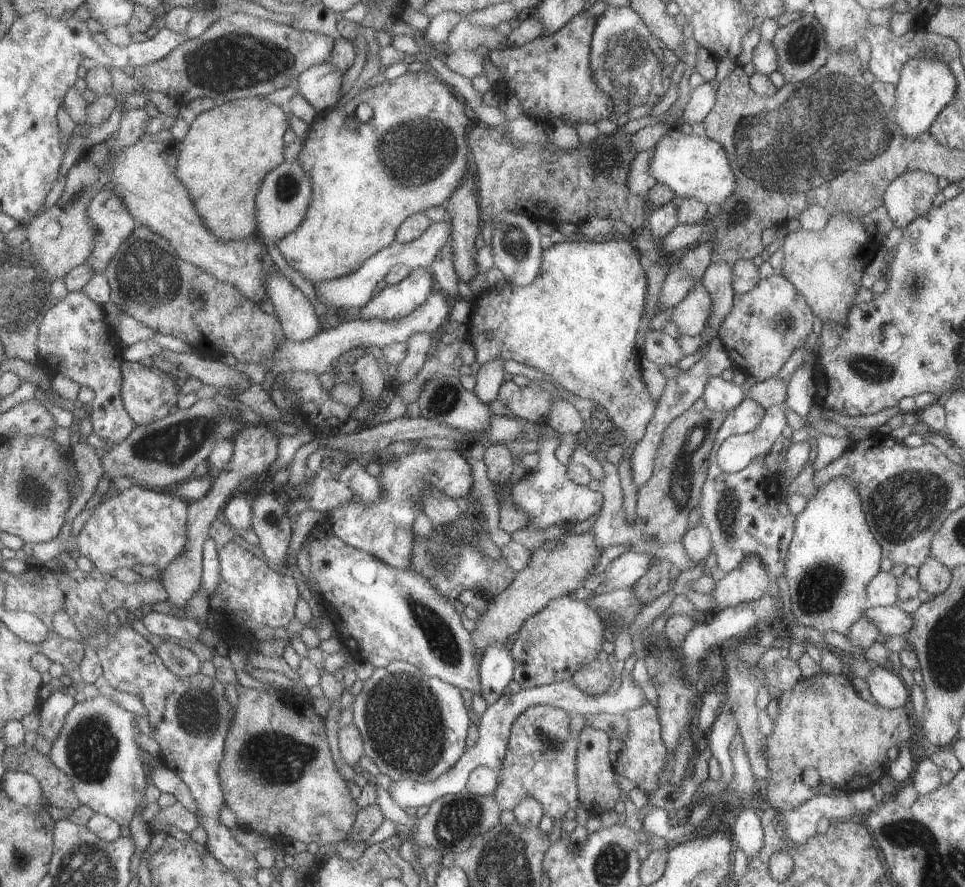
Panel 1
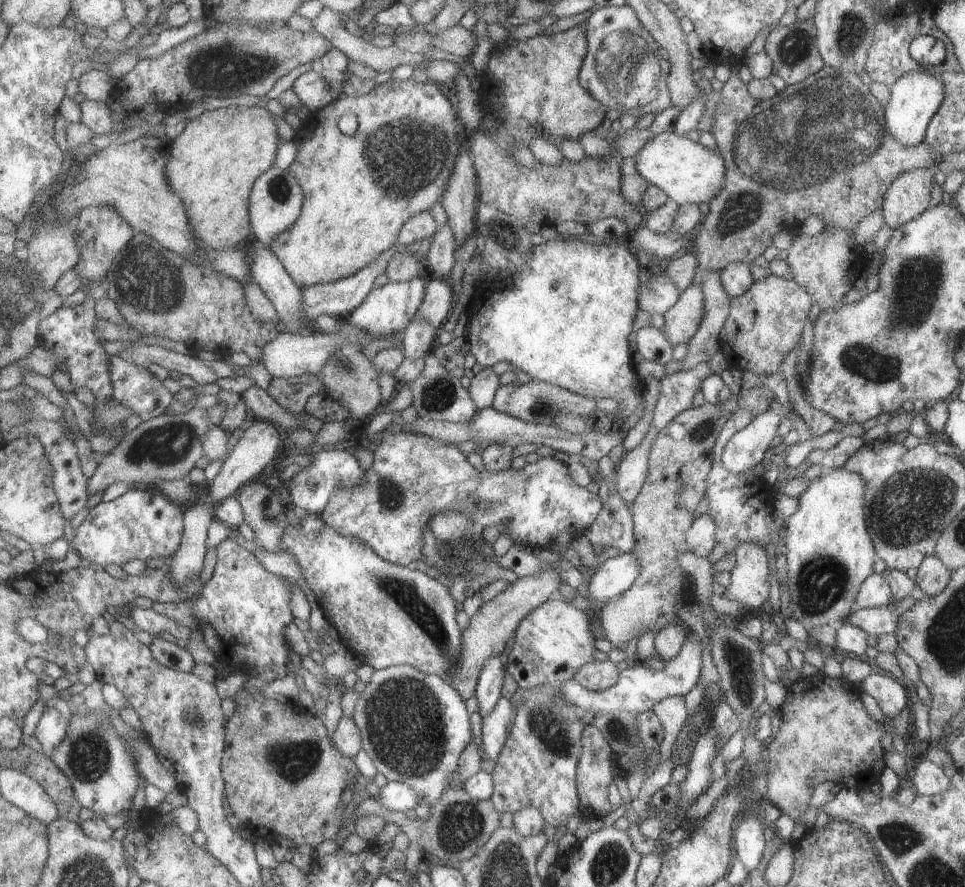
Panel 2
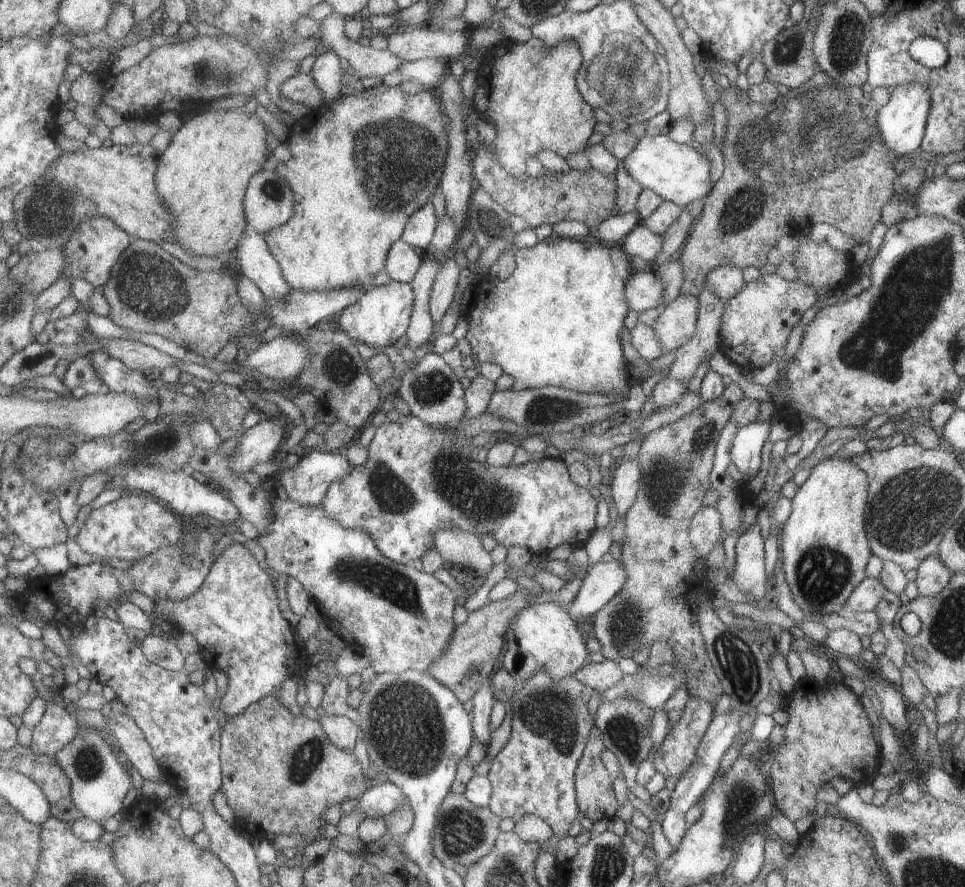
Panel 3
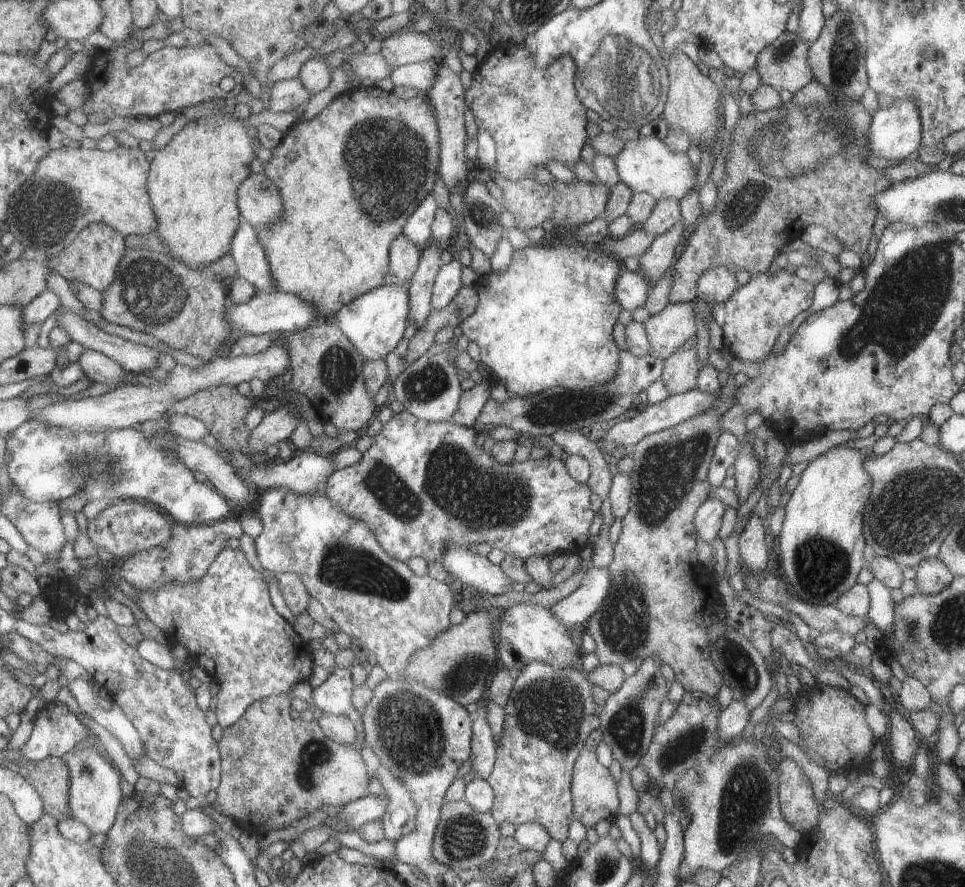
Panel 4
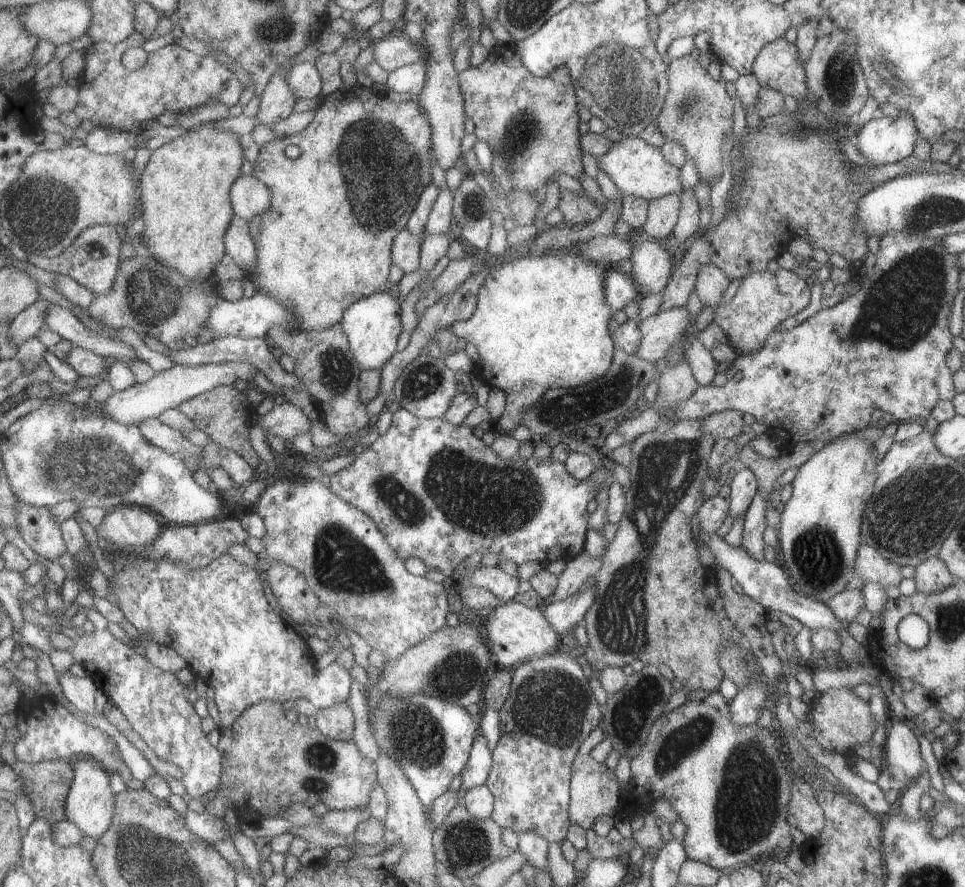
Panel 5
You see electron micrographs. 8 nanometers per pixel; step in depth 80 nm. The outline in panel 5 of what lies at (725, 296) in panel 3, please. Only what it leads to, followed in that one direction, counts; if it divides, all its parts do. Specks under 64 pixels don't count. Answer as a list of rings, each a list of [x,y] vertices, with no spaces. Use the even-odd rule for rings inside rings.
[[[701,265],[696,274],[695,292],[702,306],[712,306],[721,298],[730,280],[715,265]]]

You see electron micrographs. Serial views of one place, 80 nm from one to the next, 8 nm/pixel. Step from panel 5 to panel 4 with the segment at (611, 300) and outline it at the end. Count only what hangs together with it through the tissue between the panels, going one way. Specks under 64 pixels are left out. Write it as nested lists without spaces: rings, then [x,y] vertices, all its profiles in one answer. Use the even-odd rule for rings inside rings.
[[[623,269],[616,276],[612,295],[621,309],[630,312],[638,306],[643,306],[650,288],[651,284],[639,272]]]

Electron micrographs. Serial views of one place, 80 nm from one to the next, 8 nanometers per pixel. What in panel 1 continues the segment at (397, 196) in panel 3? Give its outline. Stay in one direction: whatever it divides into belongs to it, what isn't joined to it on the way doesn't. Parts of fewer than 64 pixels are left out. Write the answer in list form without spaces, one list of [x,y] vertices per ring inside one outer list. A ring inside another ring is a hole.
[[[419,70],[359,91],[345,105],[316,112],[308,127],[308,135],[296,154],[311,179],[311,202],[300,224],[276,244],[288,265],[312,284],[344,277],[355,272],[366,258],[389,246],[394,241],[397,227],[409,215],[443,205],[464,174],[472,171],[464,107],[461,97],[433,71]],[[360,102],[371,108],[372,116],[349,132],[341,124]]]

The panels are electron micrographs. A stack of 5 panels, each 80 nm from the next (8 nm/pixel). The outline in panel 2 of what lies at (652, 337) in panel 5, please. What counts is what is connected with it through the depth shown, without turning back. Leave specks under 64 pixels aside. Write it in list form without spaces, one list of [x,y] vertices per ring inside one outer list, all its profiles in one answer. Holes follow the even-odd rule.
[[[699,285],[684,288],[677,300],[662,314],[663,327],[660,331],[674,347],[686,343],[702,317],[702,292]]]

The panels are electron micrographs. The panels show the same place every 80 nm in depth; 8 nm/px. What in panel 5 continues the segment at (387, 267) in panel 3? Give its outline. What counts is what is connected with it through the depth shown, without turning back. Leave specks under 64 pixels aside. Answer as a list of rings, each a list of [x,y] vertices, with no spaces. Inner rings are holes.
[[[403,227],[391,241],[390,260],[403,274],[417,270],[420,259],[420,241],[417,235],[409,234]]]

